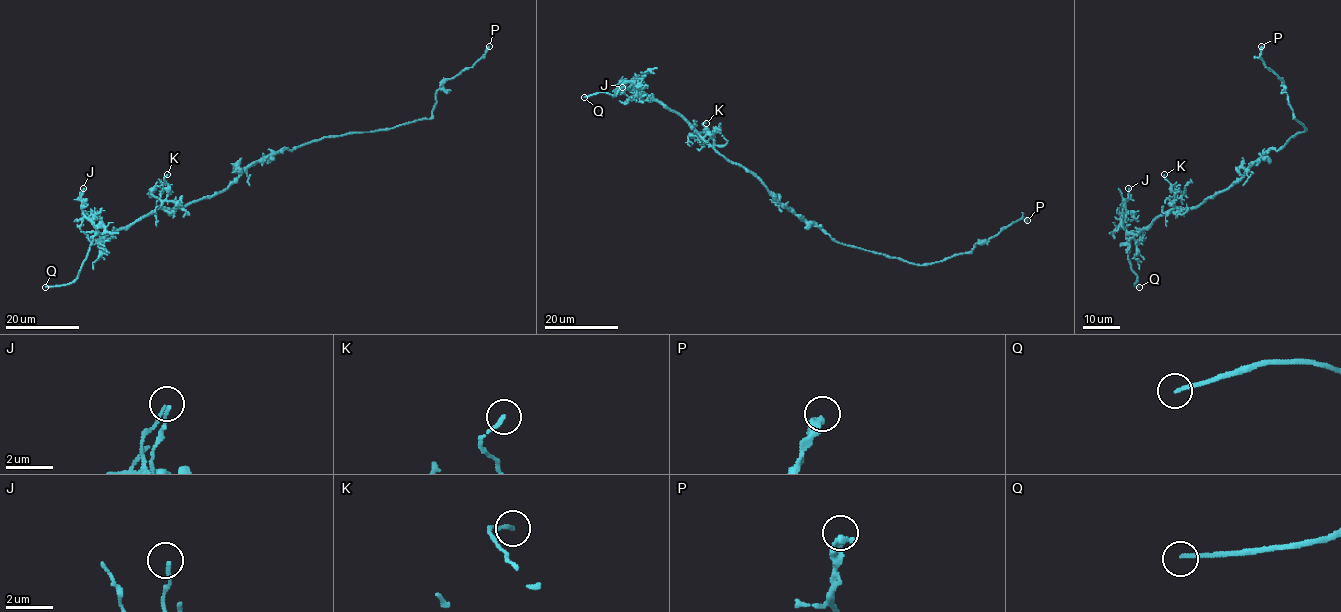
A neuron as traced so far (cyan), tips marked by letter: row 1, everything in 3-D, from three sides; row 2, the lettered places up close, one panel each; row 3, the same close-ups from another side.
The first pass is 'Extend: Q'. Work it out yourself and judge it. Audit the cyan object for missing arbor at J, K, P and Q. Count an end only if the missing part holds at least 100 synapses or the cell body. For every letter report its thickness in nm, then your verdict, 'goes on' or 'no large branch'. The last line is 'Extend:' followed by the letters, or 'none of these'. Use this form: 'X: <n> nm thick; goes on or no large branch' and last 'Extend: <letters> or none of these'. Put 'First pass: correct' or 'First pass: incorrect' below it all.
J: 130 nm thick; no large branch
K: 150 nm thick; no large branch
P: 340 nm thick; no large branch
Q: 170 nm thick; goes on
Extend: Q
First pass: correct

